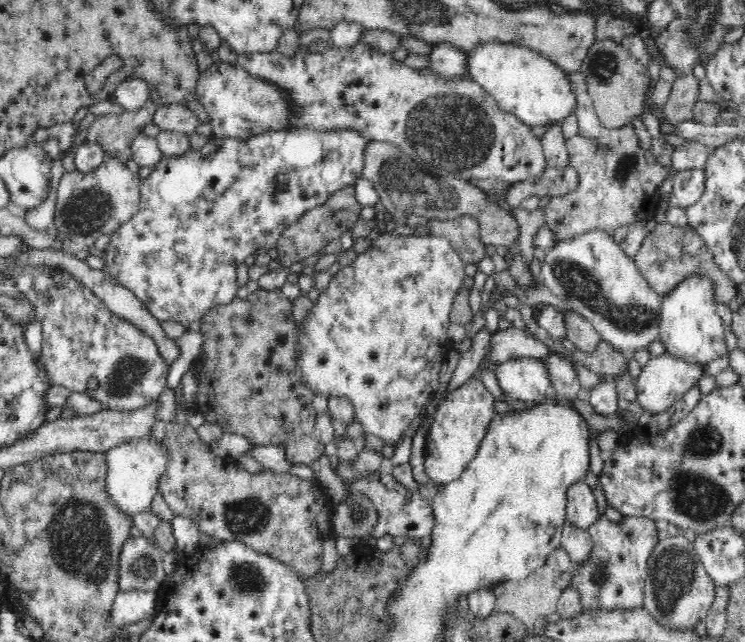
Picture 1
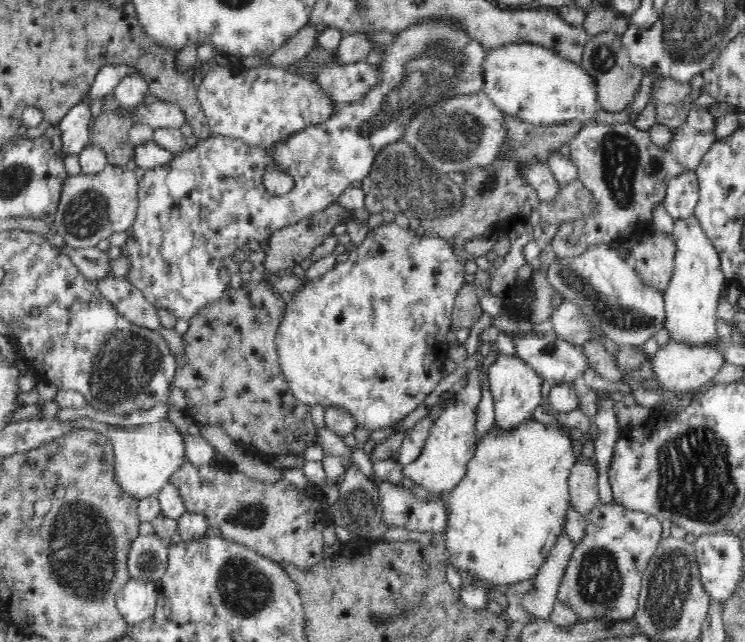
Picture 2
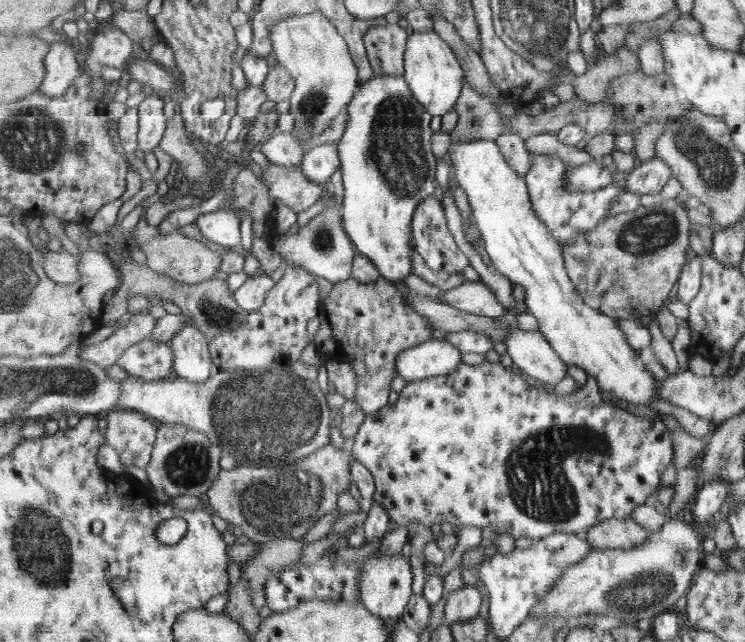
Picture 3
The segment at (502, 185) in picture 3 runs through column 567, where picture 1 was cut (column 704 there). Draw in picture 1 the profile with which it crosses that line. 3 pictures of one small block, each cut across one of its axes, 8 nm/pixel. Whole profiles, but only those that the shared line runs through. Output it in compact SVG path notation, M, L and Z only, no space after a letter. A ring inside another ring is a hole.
M706 271L685 276L672 291L663 295L660 313L659 341L672 355L706 364L711 360L729 357L722 317L717 313L716 283Z

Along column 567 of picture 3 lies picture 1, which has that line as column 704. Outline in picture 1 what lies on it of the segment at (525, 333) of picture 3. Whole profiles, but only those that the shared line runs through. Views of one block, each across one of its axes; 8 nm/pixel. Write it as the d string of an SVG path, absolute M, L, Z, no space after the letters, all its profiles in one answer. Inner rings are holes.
M666 351L662 356L651 358L642 368L640 375L636 379L637 400L646 413L661 414L670 409L677 401L681 399L698 380L703 380L707 367L703 362L692 362L691 360L680 358L678 355L672 355Z

